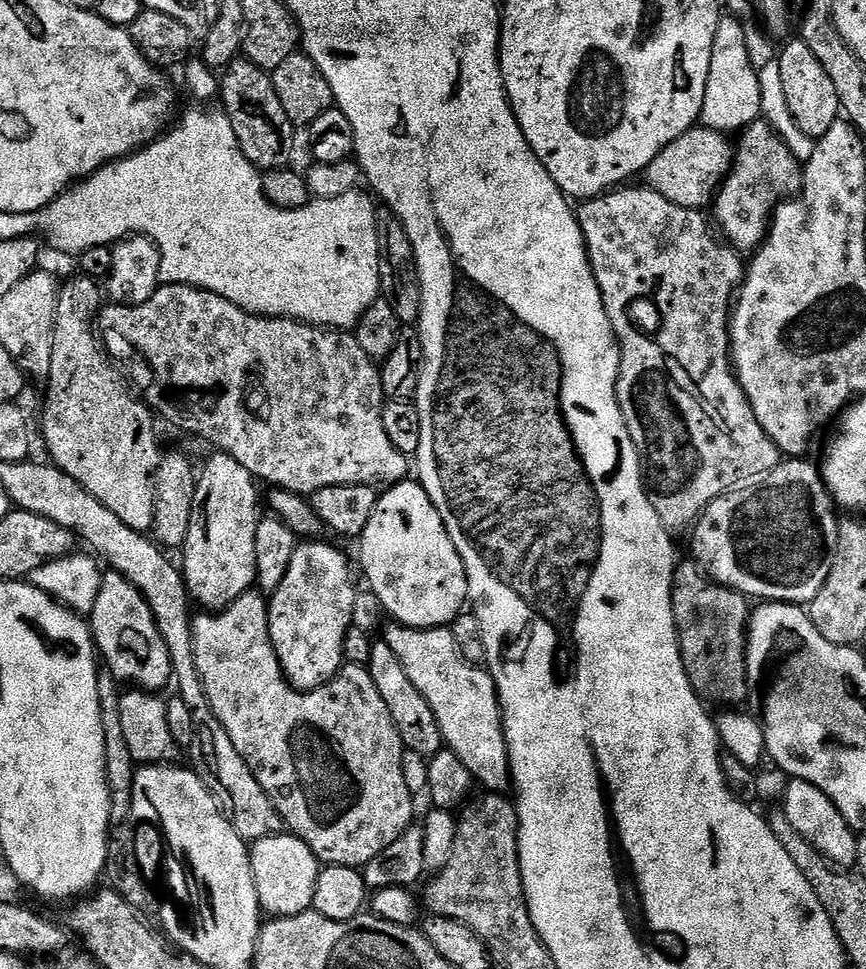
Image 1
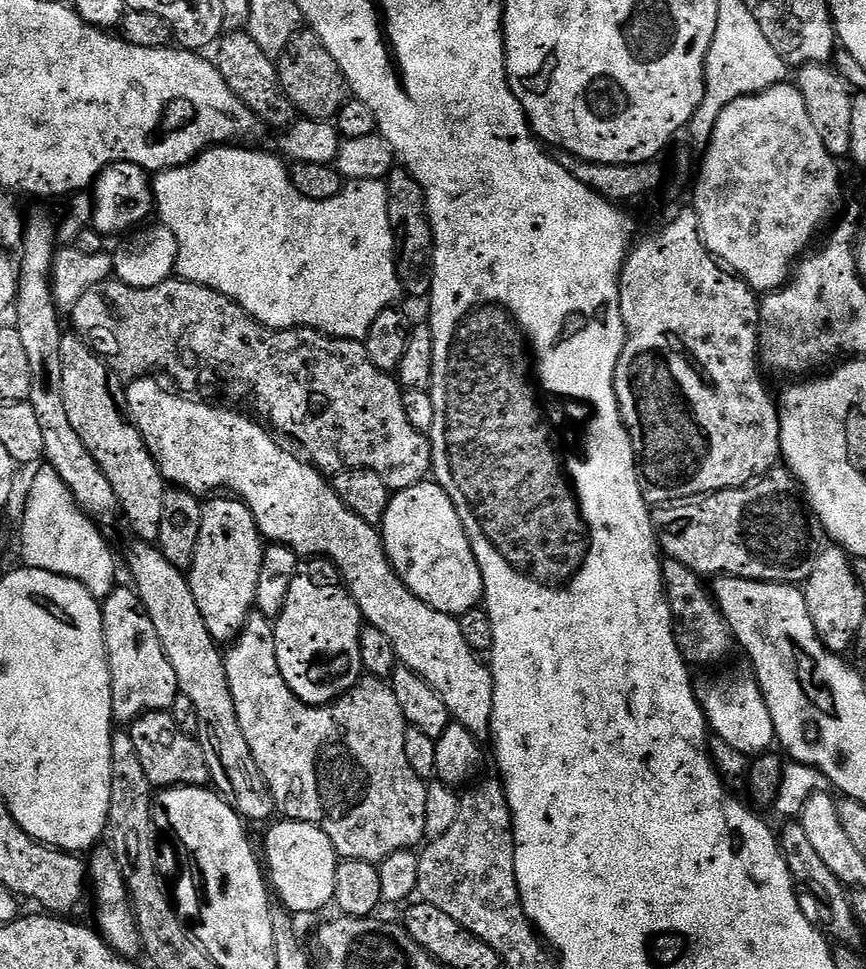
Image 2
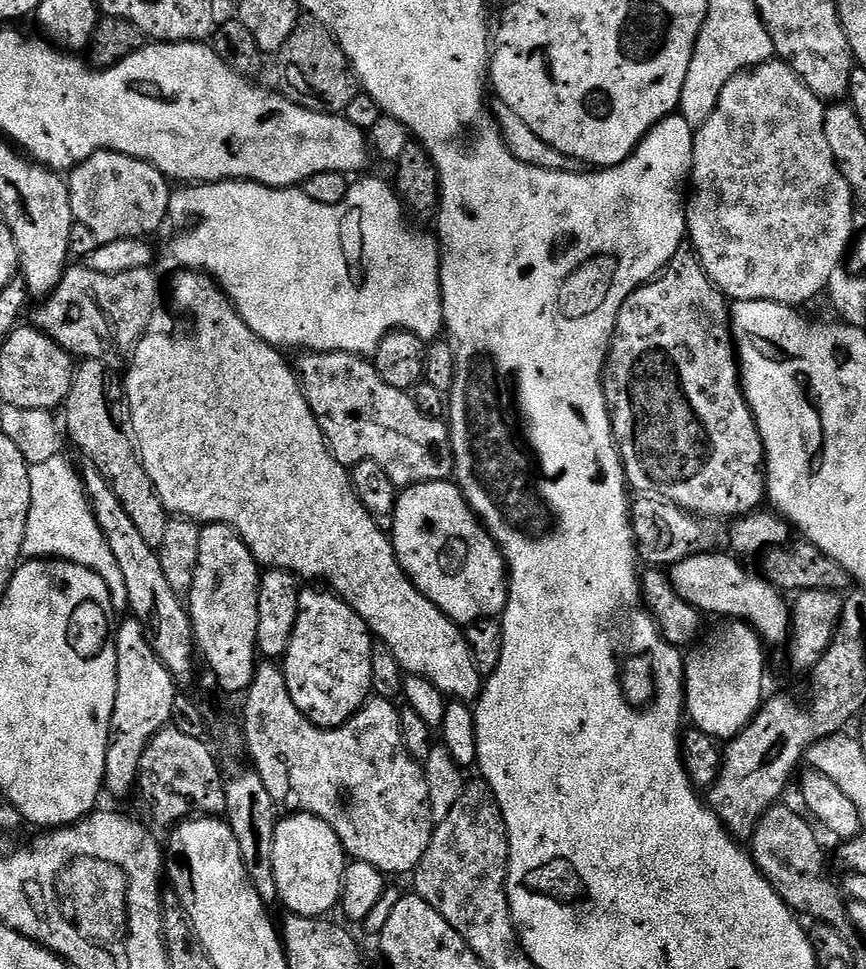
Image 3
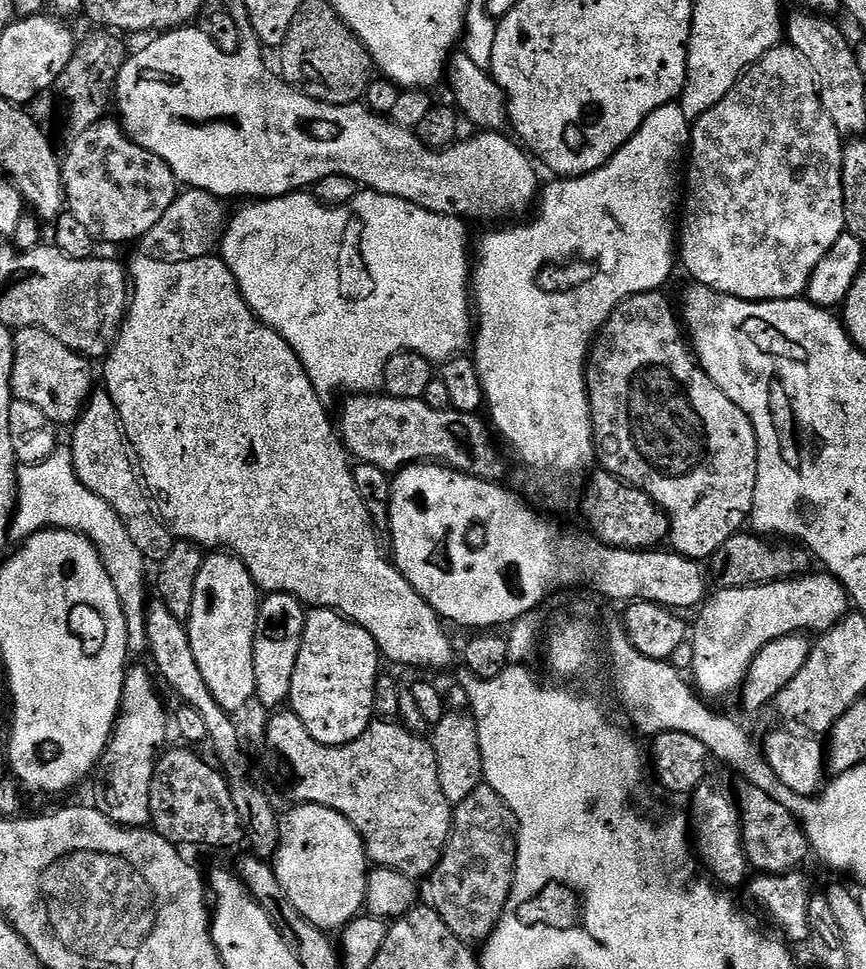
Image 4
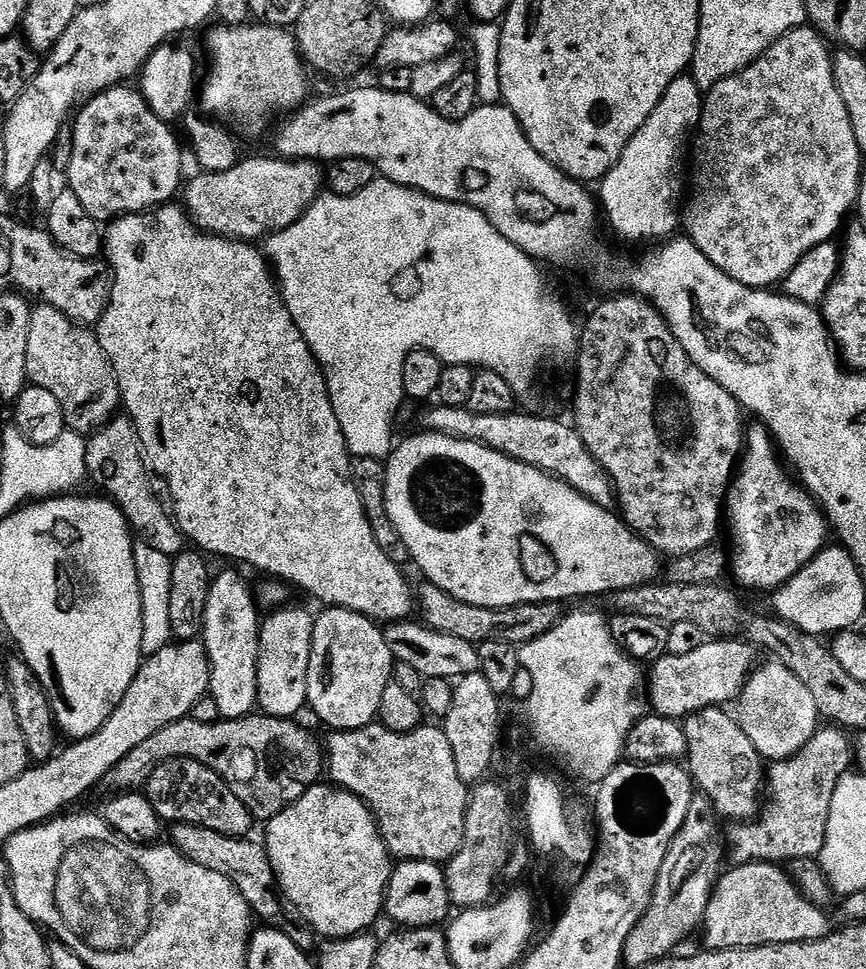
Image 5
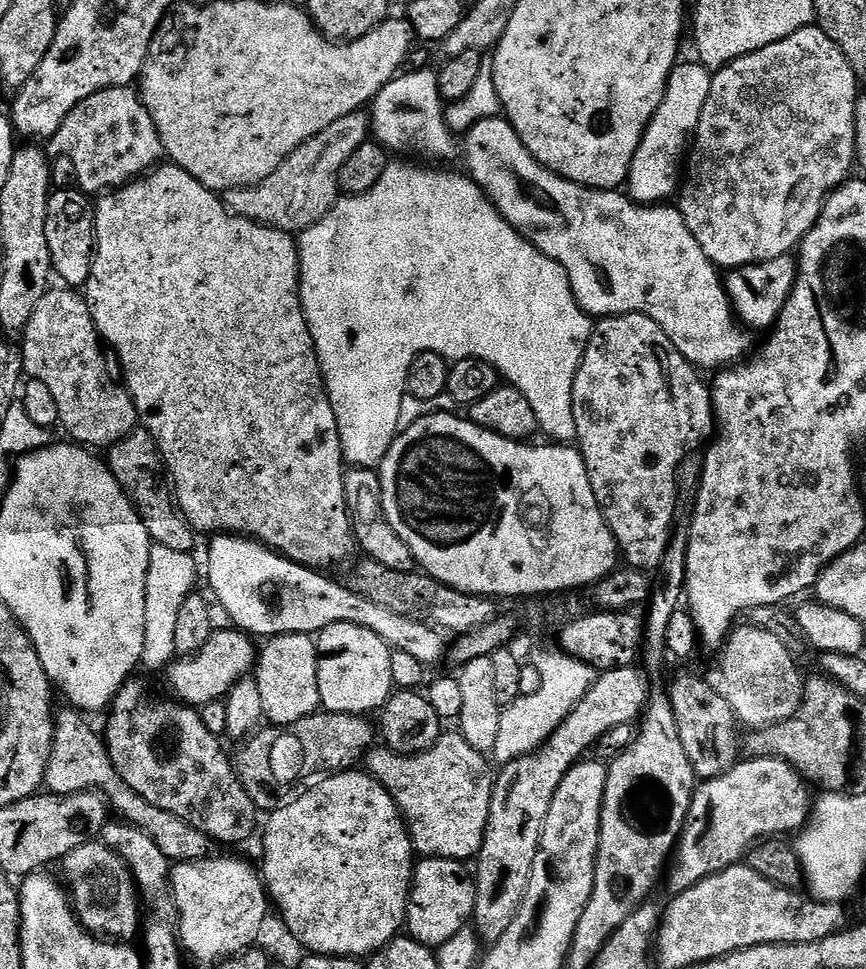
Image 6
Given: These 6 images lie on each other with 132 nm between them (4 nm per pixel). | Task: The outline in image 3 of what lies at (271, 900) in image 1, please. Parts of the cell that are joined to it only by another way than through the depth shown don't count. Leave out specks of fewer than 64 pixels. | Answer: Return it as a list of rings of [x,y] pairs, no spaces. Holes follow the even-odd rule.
[[[288,814],[277,823],[274,834],[274,878],[277,880],[279,903],[288,907],[289,913],[309,918],[324,918],[333,907],[339,905],[340,892],[344,888],[346,853],[338,834],[330,830],[326,822],[317,816],[307,814]]]

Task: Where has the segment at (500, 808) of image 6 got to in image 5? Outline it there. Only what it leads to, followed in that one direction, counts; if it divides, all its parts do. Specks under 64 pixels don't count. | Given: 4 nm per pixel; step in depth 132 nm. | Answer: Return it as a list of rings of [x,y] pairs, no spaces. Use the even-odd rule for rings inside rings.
[[[712,638],[700,644],[698,650],[690,650],[690,654],[661,656],[651,665],[652,673],[649,676],[647,673],[646,676],[646,700],[648,704],[652,703],[651,711],[658,716],[683,721],[707,708],[731,705],[739,697],[744,684],[758,664],[757,649],[751,643],[741,640]]]

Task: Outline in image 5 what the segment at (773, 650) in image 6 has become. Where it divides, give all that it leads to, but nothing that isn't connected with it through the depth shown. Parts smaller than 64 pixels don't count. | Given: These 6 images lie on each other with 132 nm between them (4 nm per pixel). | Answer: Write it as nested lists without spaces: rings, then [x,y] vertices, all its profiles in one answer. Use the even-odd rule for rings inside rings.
[[[768,662],[765,668],[760,666],[753,671],[735,701],[735,708],[734,719],[739,724],[742,734],[750,740],[758,755],[768,762],[788,760],[794,754],[798,754],[806,746],[806,742],[810,742],[818,727],[816,707],[814,700],[810,698],[810,692],[798,682],[798,678],[794,678],[794,674],[790,674],[790,670],[775,662]]]

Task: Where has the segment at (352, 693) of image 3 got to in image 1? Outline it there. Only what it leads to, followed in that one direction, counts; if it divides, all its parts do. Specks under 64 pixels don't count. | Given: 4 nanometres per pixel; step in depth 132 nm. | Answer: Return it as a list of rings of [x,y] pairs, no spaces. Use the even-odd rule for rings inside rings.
[[[312,538],[297,543],[294,558],[290,558],[290,570],[282,578],[282,586],[271,593],[268,600],[268,629],[284,678],[302,692],[313,692],[323,684],[329,684],[338,673],[344,659],[344,639],[353,627],[352,615],[356,612],[356,584],[352,581],[352,568],[348,560],[332,544],[323,544],[323,539]]]

